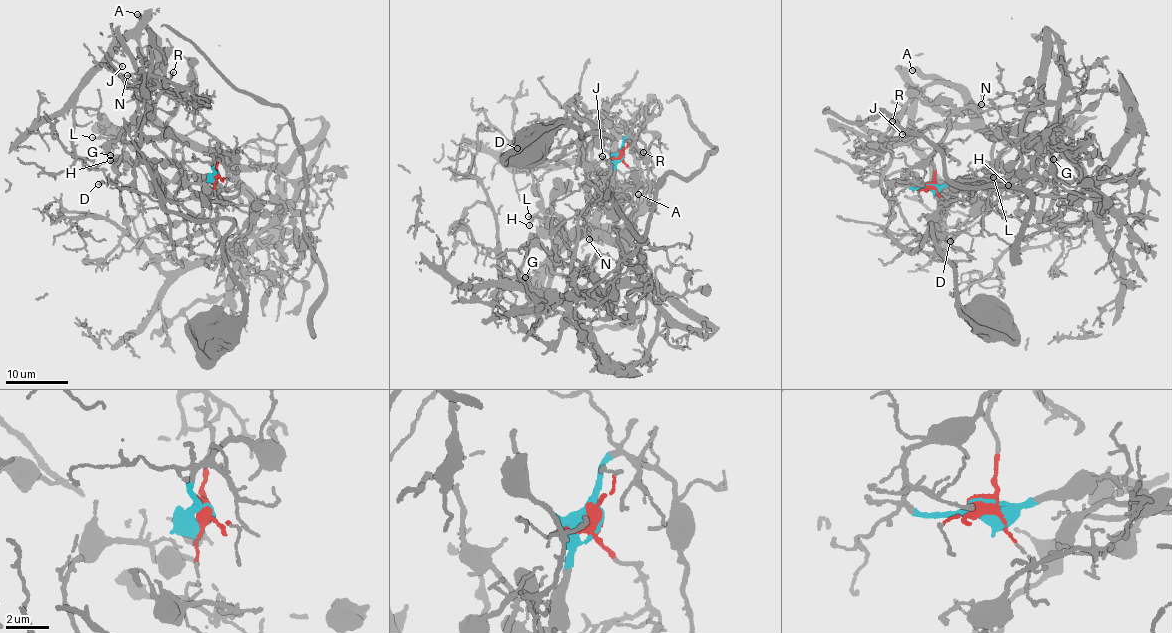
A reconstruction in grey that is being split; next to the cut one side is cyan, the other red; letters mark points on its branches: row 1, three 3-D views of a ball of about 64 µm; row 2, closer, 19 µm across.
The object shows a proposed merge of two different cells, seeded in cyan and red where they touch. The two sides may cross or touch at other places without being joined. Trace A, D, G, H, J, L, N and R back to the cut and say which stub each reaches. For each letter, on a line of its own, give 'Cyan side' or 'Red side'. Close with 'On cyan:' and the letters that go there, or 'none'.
A: Cyan side
D: Cyan side
G: Cyan side
H: Cyan side
J: Red side
L: Cyan side
N: Red side
R: Cyan side
On cyan: A, D, G, H, L, R

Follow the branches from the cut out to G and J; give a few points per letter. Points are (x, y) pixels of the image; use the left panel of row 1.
G: (214, 175), (215, 179), (198, 179), (186, 173), (176, 163), (174, 138), (151, 120), (115, 134), (110, 156)
J: (214, 173), (216, 140), (193, 123), (195, 104), (180, 103), (152, 77), (136, 38), (112, 59), (123, 67)

